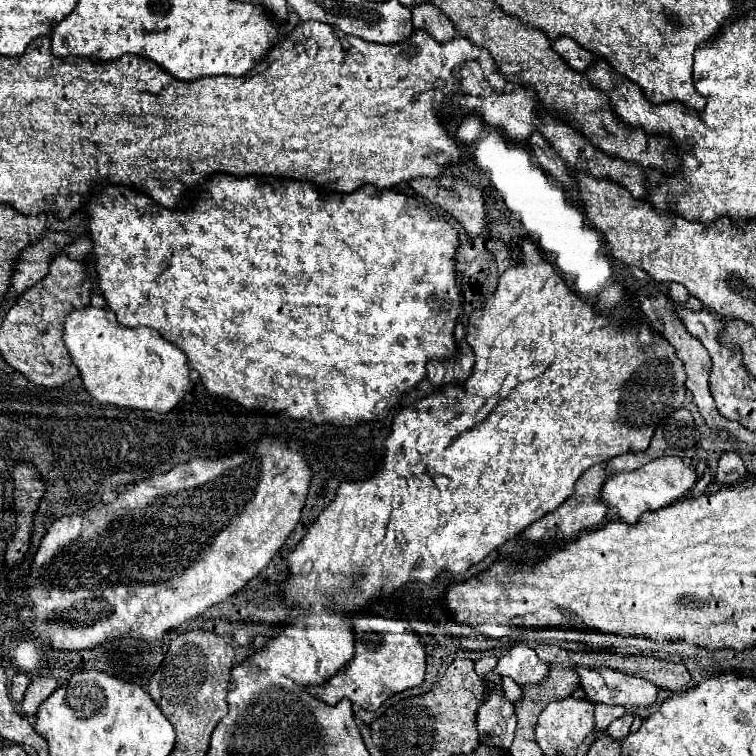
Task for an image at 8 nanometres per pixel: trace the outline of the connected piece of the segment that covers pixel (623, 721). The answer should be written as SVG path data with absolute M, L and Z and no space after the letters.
M625 714L623 718L619 718L619 720L615 720L615 722L611 722L611 724L609 724L607 734L609 734L613 740L621 742L621 740L629 734L629 726L631 726L631 722L633 722L631 714Z

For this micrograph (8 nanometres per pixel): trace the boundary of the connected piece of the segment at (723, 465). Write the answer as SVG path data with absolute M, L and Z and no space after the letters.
M723 452L717 464L717 474L715 480L719 484L735 484L747 474L743 460L735 452Z

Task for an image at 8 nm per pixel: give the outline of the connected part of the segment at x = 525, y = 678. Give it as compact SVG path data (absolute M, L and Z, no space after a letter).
M517 644L499 658L495 672L503 676L511 676L517 684L541 682L547 674L547 664L537 658L533 648L525 644Z

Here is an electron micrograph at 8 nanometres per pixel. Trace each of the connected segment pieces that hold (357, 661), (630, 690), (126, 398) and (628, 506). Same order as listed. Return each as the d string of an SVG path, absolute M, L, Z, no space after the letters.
M383 616L355 618L355 656L323 686L311 688L327 704L335 704L341 698L349 698L353 704L365 710L377 710L389 696L407 688L417 688L425 680L427 652L419 640L419 634L409 630L407 620L389 620Z
M579 668L579 678L587 698L597 704L649 708L659 694L659 686L649 680L627 676L613 668Z
M85 306L81 310L71 310L65 318L65 332L63 342L69 348L73 364L79 368L83 384L87 392L105 404L115 404L123 408L139 408L139 410L153 410L153 412L169 412L177 406L177 402L185 396L189 388L189 368L187 356L165 338L159 336L153 328L125 328L117 322L115 312L109 308L93 308Z
M663 456L657 460L651 460L649 464L633 470L633 472L617 472L605 480L601 486L599 500L607 504L607 508L615 510L625 522L635 524L639 516L647 510L657 510L663 508L679 498L683 498L695 484L697 474L691 466L687 466L681 458L677 456Z

